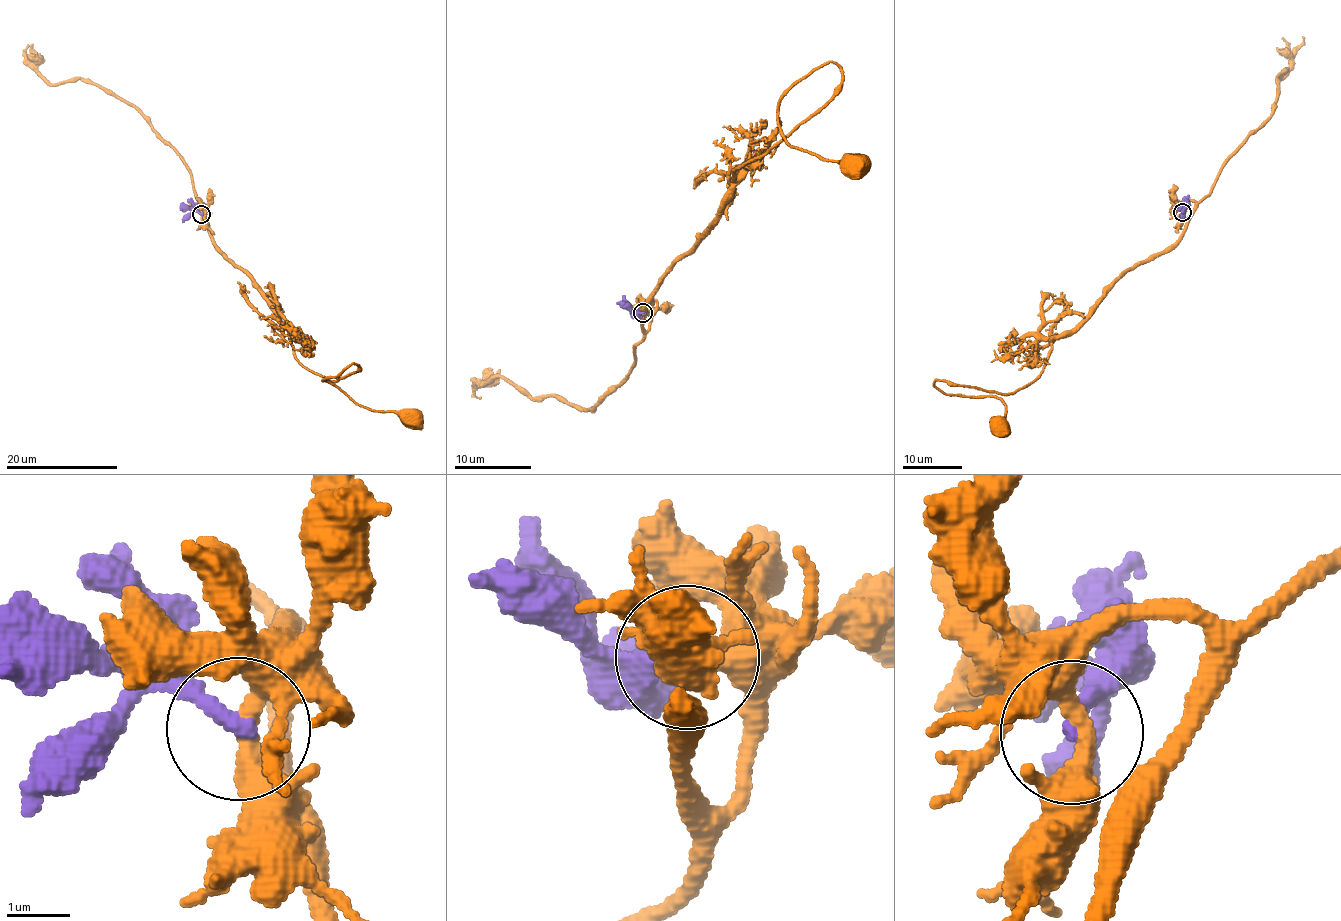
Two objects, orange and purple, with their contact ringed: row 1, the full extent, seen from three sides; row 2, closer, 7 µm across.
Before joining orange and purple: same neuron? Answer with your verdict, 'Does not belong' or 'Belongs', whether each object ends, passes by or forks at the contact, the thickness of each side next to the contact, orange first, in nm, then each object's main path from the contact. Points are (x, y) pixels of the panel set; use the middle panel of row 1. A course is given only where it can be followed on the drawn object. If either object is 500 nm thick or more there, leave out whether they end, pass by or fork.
Does not belong. At the ring orange passes by. At the ring purple ends. Thickness 360 nm (orange) against 260 nm. Course of orange: (643, 313), (732, 172), (835, 92), (832, 62), (780, 99), (779, 130), (854, 163). Course of purple: (643, 313), (631, 310), (622, 295)

